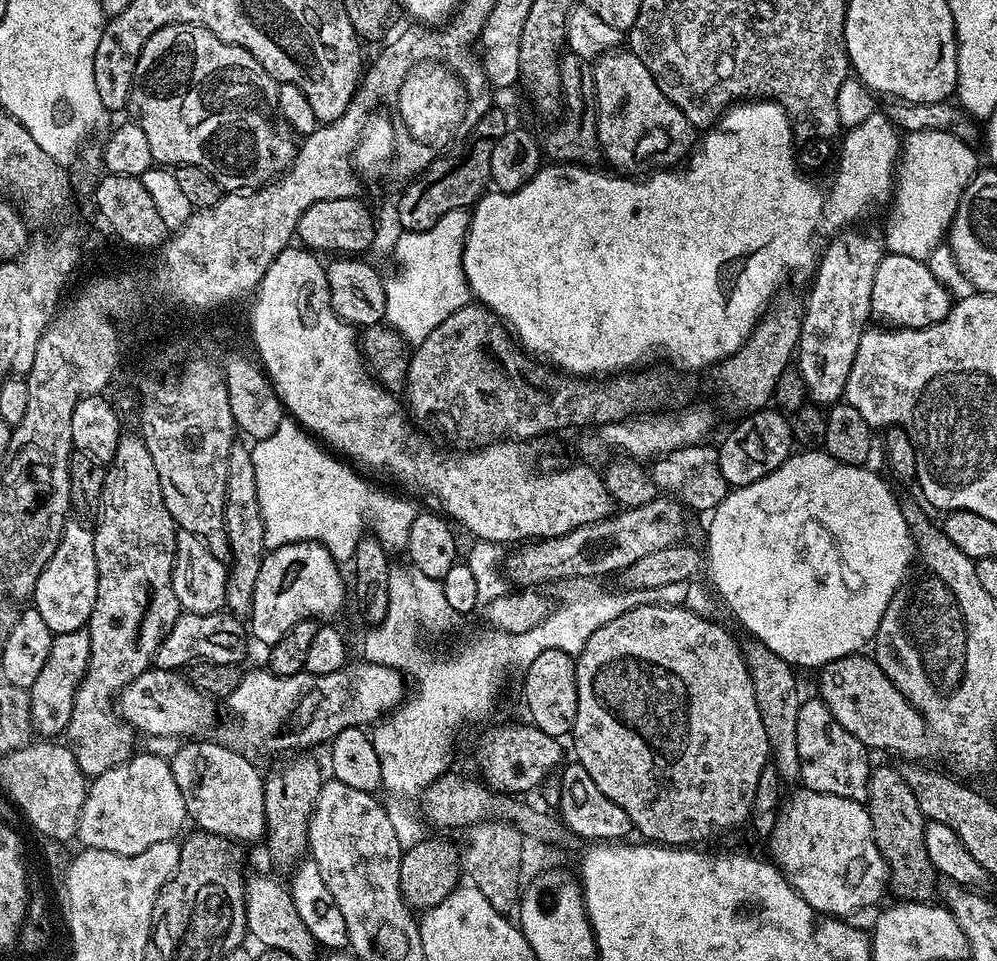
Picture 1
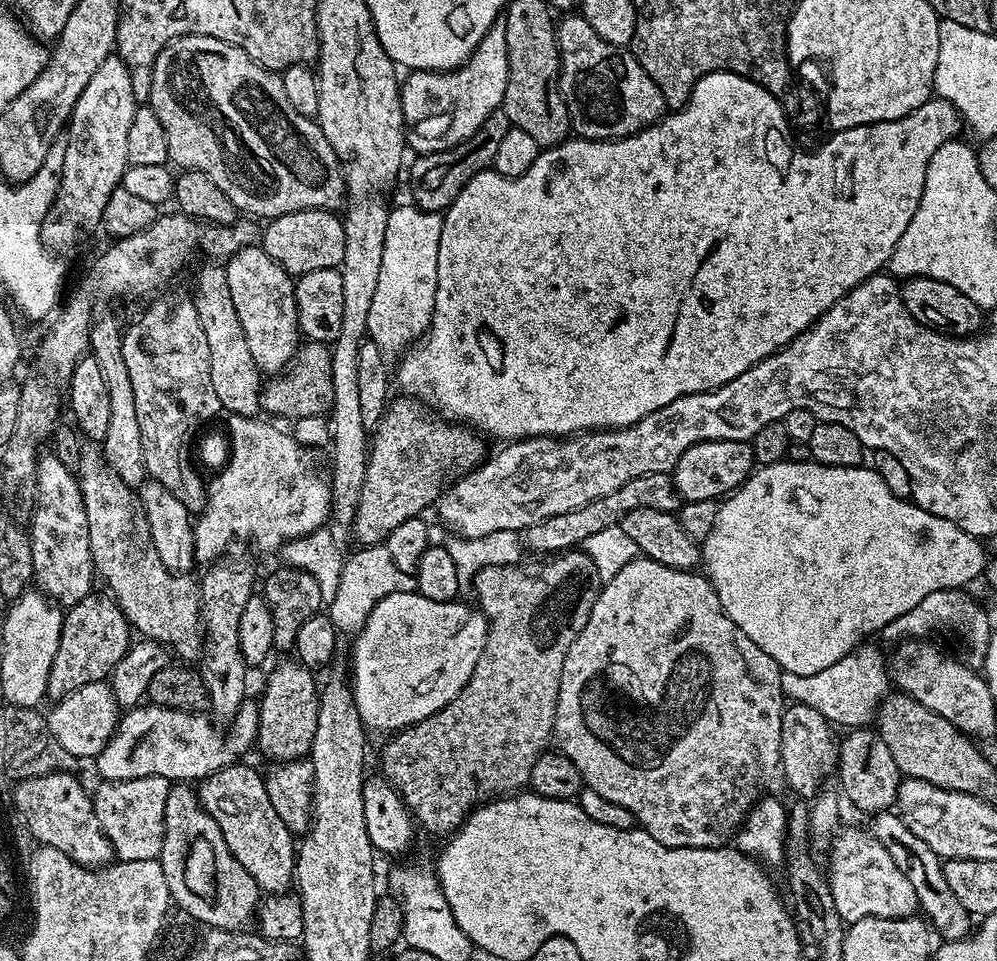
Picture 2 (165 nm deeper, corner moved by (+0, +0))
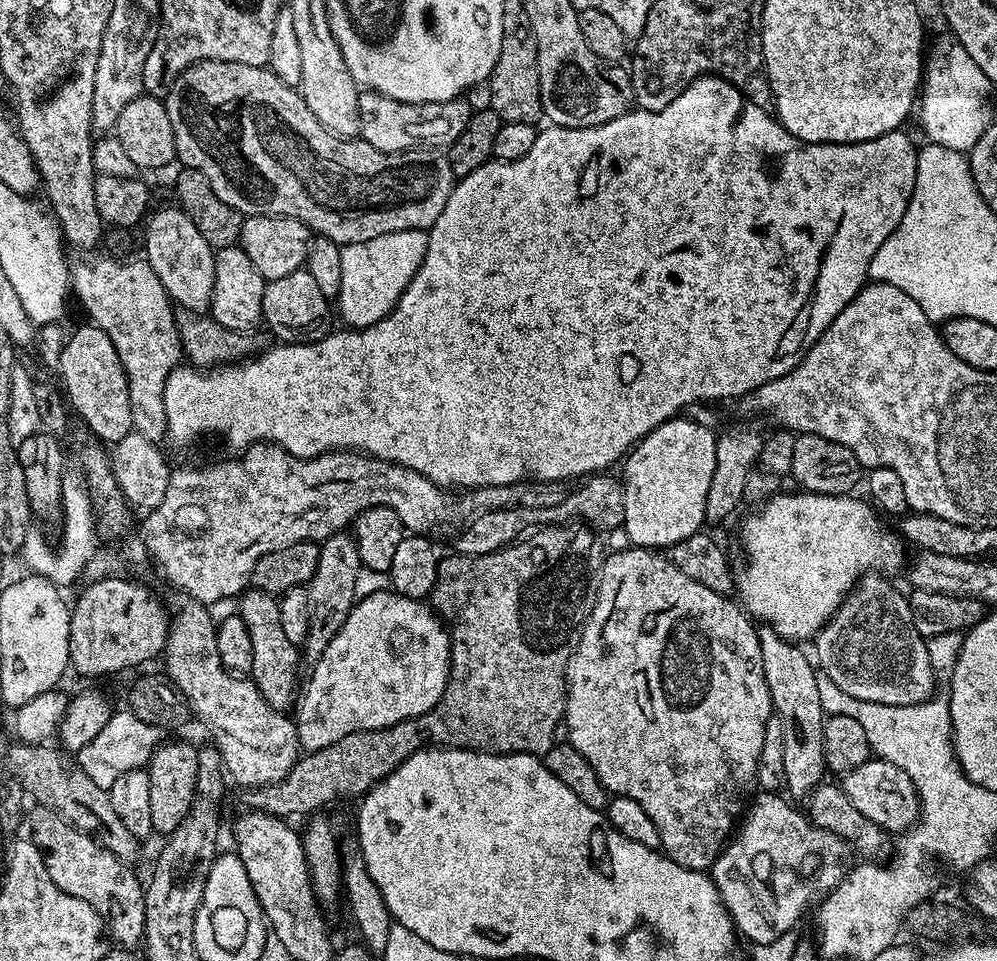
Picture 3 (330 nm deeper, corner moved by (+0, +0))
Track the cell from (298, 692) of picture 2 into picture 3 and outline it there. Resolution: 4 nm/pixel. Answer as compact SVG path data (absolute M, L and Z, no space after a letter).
M249 587L238 597L238 615L246 626L246 634L250 634L250 650L252 651L252 670L250 679L262 698L272 708L288 710L298 700L296 692L296 667L302 661L297 645L286 638L280 617L280 602L273 593L263 592L260 588Z

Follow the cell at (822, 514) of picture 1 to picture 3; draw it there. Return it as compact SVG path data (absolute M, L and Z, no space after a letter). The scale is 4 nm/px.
M795 490L796 492L784 492L781 496L772 496L757 512L752 512L744 520L744 525L740 528L740 540L744 543L744 556L748 559L748 565L744 568L744 573L738 576L738 592L740 588L740 596L738 600L746 609L749 616L755 618L761 625L767 626L775 630L784 640L793 642L811 641L816 633L824 627L826 621L839 610L840 604L846 599L849 592L856 587L857 580L862 574L893 574L905 567L906 556L904 560L905 541L901 539L895 531L892 532L888 528L880 529L880 520L877 509L873 507L867 499L855 500L856 496L849 494L847 496L831 496L830 494L814 494L813 492L805 492L803 490Z

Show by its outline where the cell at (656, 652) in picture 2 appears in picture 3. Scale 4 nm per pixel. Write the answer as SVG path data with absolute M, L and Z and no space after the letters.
M624 546L621 552L603 557L588 619L584 622L584 631L580 633L580 641L568 663L568 700L564 704L562 724L565 729L568 727L567 743L578 750L586 762L590 762L604 789L612 796L634 798L634 802L638 802L638 806L650 814L654 826L658 826L660 848L664 855L678 862L678 866L695 872L708 872L729 843L738 817L749 803L748 791L756 784L762 738L766 734L766 722L772 715L774 709L770 686L766 686L766 674L762 670L758 628L753 617L735 599L719 596L714 590L702 586L702 582L686 578L686 574L682 574L682 570L678 570L678 566L674 566L667 555L651 548Z

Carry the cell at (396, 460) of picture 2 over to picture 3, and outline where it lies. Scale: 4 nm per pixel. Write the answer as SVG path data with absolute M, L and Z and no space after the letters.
M341 530L327 536L320 544L318 566L306 585L308 605L310 606L310 626L308 627L308 636L302 645L302 652L307 659L309 656L309 661L315 662L319 659L331 639L338 634L343 623L346 622L347 616L358 600L355 594L355 582L361 569L355 535Z

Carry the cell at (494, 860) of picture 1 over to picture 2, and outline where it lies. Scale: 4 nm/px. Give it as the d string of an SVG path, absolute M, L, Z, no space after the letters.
M569 550L559 554L549 555L541 564L526 564L519 562L512 565L486 566L477 573L474 579L474 589L476 596L480 599L478 608L487 617L488 632L485 634L485 645L482 647L481 657L474 668L470 680L462 686L462 690L449 704L434 713L433 716L424 721L418 721L411 727L397 731L392 741L380 752L380 768L383 779L387 780L393 788L400 794L400 799L404 802L404 807L414 817L415 823L420 824L428 832L433 832L441 838L457 831L463 825L464 820L473 808L505 794L515 794L529 787L534 770L534 762L543 756L549 747L554 736L554 718L556 717L556 703L558 702L558 690L562 682L562 666L566 662L566 654L574 642L577 634L586 626L590 618L590 610L594 610L596 596L602 587L598 570L595 569L594 562L583 550Z

